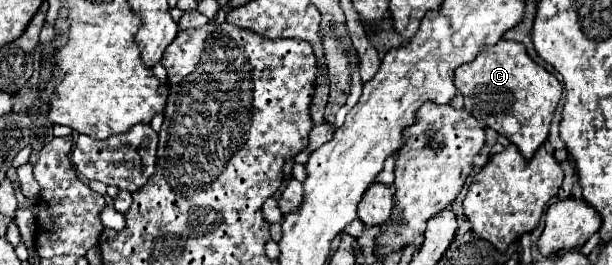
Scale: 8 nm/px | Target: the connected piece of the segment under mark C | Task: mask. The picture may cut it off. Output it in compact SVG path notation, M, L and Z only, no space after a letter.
M500 40L496 46L480 52L472 62L458 66L454 72L454 84L464 96L464 108L470 110L470 114L482 126L502 134L502 120L506 116L514 116L520 122L520 130L508 138L514 146L518 146L524 158L530 160L534 152L546 142L552 114L562 96L562 84L552 72L528 56L524 44Z

